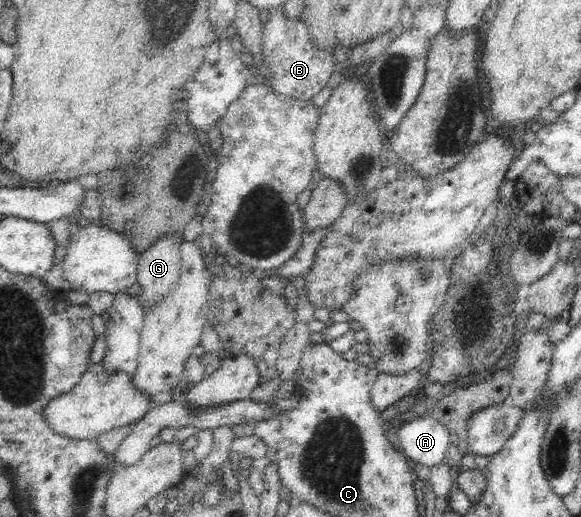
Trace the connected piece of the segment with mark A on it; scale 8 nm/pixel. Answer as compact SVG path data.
M430 417L404 423L398 429L398 437L406 458L428 468L443 463L450 447L449 430Z

